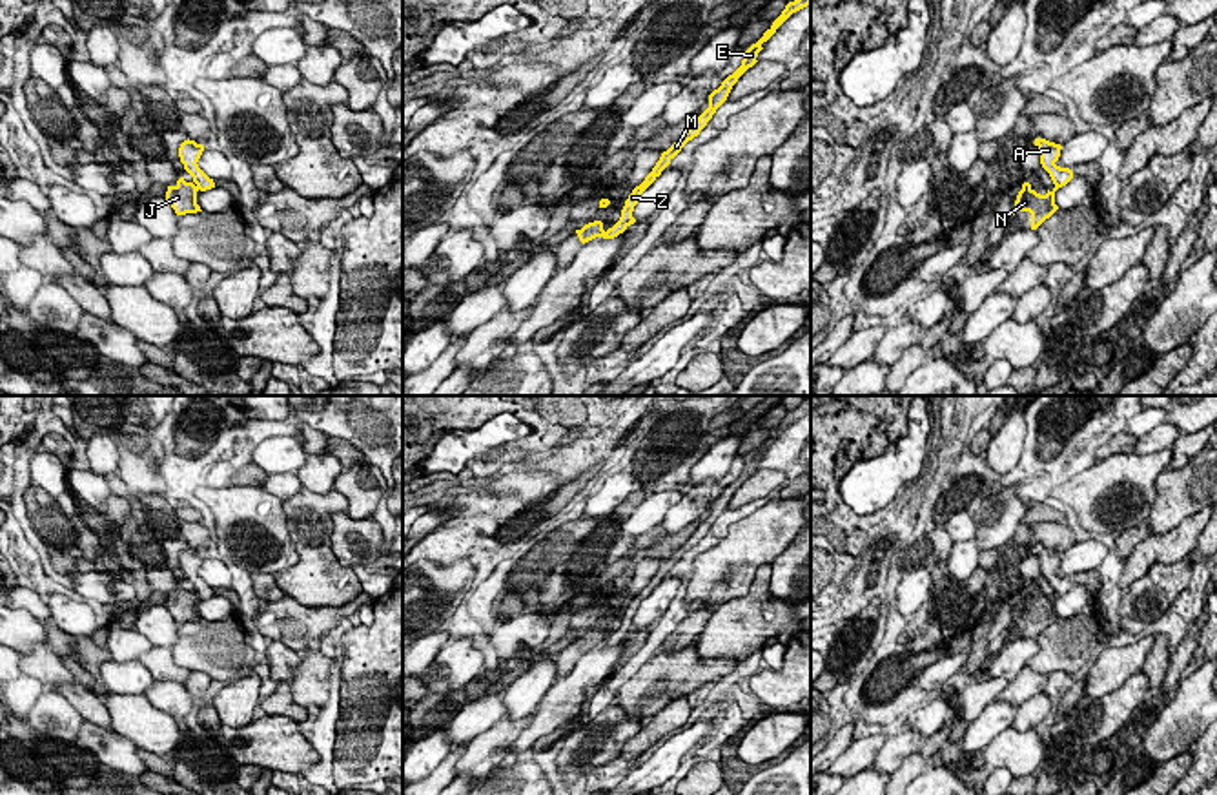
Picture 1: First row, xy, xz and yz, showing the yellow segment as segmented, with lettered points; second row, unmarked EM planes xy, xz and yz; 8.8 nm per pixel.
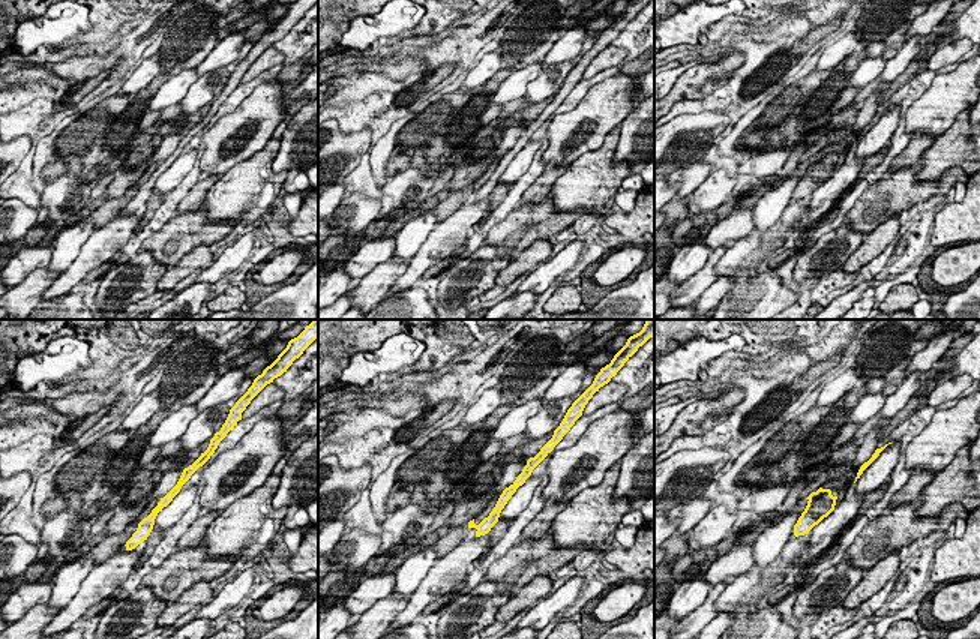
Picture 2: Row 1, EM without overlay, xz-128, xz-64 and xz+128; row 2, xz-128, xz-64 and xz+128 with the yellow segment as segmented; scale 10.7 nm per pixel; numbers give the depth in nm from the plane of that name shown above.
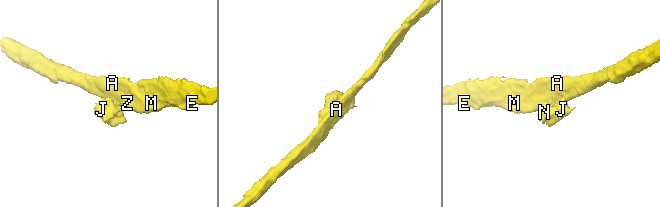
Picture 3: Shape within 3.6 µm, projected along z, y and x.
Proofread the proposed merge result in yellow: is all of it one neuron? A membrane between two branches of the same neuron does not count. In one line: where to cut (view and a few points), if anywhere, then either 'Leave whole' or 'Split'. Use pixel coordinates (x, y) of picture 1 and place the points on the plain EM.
Split along xz (605, 640), (600, 644). Split

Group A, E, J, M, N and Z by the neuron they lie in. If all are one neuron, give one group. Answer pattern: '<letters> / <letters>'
A E M Z / J N

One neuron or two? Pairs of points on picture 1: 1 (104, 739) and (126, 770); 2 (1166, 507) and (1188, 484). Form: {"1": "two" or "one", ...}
{"1": "one", "2": "one"}

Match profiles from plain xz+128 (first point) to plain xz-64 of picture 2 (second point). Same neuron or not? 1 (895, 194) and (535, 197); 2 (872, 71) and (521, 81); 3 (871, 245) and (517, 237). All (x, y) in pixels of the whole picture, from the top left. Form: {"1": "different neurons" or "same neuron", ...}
{"1": "different neurons", "2": "same neuron", "3": "different neurons"}

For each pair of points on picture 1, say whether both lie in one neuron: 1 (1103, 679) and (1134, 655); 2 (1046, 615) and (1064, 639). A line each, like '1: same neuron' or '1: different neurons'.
1: same neuron
2: different neurons

